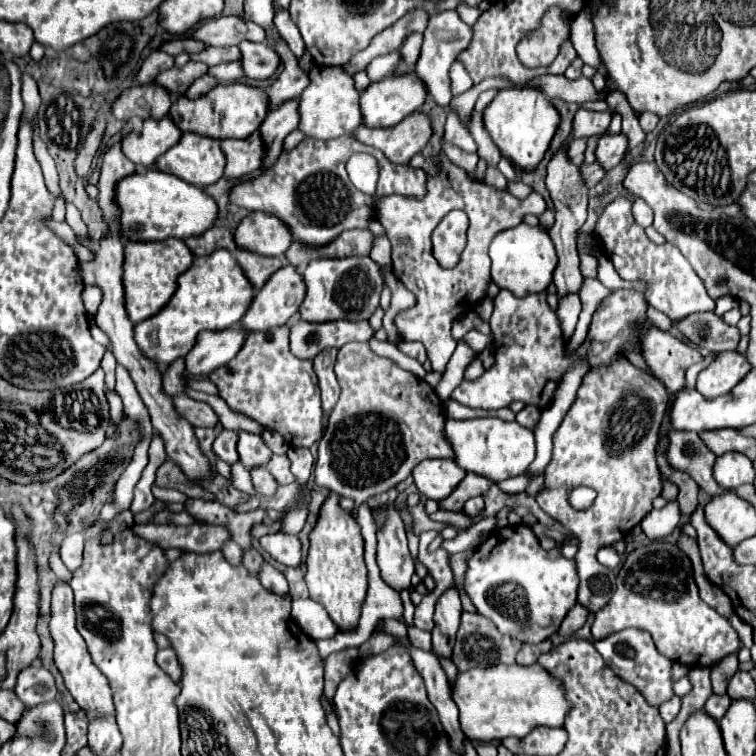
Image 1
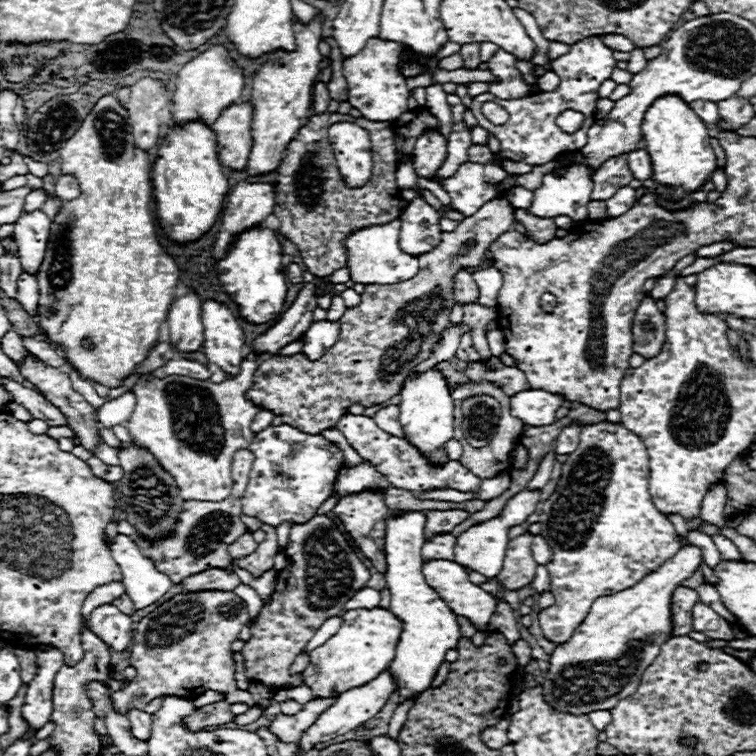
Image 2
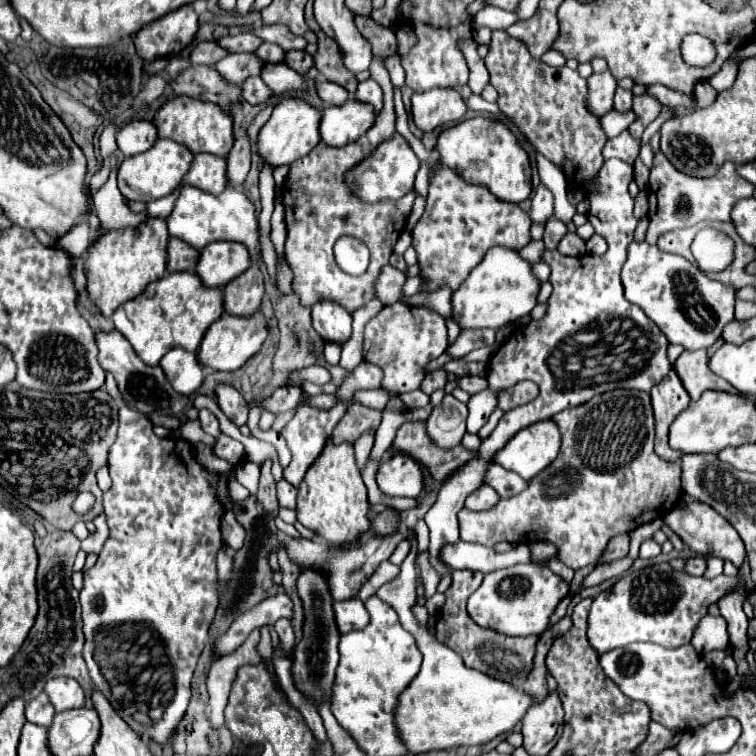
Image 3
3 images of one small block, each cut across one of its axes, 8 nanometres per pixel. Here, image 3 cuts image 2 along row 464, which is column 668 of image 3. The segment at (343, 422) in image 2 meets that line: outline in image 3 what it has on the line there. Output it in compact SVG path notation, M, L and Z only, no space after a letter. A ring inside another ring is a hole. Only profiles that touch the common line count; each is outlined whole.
M670 370L658 386L652 388L652 406L654 406L654 418L656 418L656 444L654 450L660 458L666 462L676 462L682 454L678 450L672 450L668 446L668 428L674 422L674 418L690 404L688 392L684 392L684 386L674 370Z

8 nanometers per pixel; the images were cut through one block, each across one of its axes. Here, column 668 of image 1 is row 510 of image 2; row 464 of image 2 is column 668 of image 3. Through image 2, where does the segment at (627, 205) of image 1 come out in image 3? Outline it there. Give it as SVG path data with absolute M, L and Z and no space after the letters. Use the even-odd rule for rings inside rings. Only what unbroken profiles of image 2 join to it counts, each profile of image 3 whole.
M646 240L628 246L628 260L622 266L622 286L626 300L640 306L666 334L670 344L682 344L686 350L708 348L734 318L734 290L730 286L708 280L704 272L688 260L662 252Z

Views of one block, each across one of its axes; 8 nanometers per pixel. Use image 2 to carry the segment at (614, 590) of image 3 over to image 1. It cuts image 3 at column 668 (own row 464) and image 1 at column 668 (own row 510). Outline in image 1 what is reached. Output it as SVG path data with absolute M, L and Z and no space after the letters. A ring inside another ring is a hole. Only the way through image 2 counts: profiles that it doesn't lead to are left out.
M654 540L648 546L634 548L626 556L618 572L618 590L594 616L592 636L600 640L624 628L650 632L662 656L690 668L718 664L724 656L740 648L740 638L732 624L700 600L688 556L668 540Z

